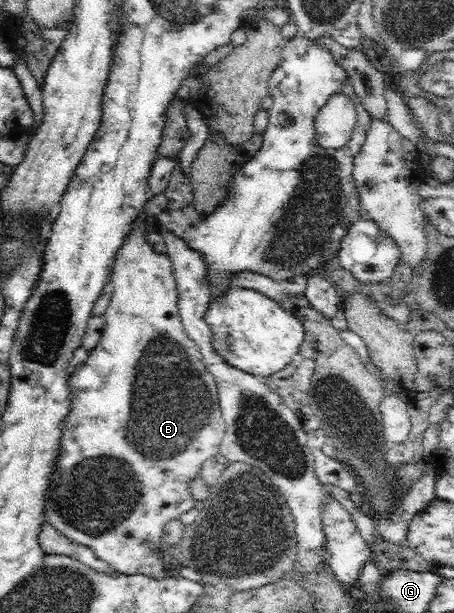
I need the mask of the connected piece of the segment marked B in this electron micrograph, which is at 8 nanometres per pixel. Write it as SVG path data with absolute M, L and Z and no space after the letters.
M139 216L134 222L134 230L128 234L128 238L124 239L123 245L118 249L116 253L114 264L112 266L111 283L113 284L114 291L111 293L111 299L107 309L105 310L105 325L103 328L102 336L98 341L98 344L90 351L86 362L83 362L80 366L75 367L70 372L68 377L68 386L70 387L70 400L71 409L67 414L67 417L63 420L62 438L60 438L60 453L58 453L58 460L56 460L56 468L52 472L52 478L48 487L48 496L46 496L46 513L45 520L48 521L60 534L67 536L70 540L77 542L78 544L87 546L94 551L94 554L103 560L106 565L109 565L114 569L115 572L124 575L144 574L145 576L154 578L156 580L166 579L169 575L169 567L167 567L163 561L162 556L164 551L161 549L163 546L162 533L164 532L165 524L172 519L178 519L181 514L187 513L188 511L195 508L196 500L194 500L190 486L190 481L194 480L196 476L201 473L202 464L208 461L210 458L216 457L219 454L219 447L225 434L225 422L222 418L222 411L220 411L220 403L218 403L218 389L215 383L214 377L208 372L207 366L204 364L203 356L199 351L199 346L188 335L185 333L183 322L179 315L179 308L177 305L177 284L175 274L173 273L172 261L167 253L160 253L153 250L149 242L147 241L147 223L148 219L145 216Z

